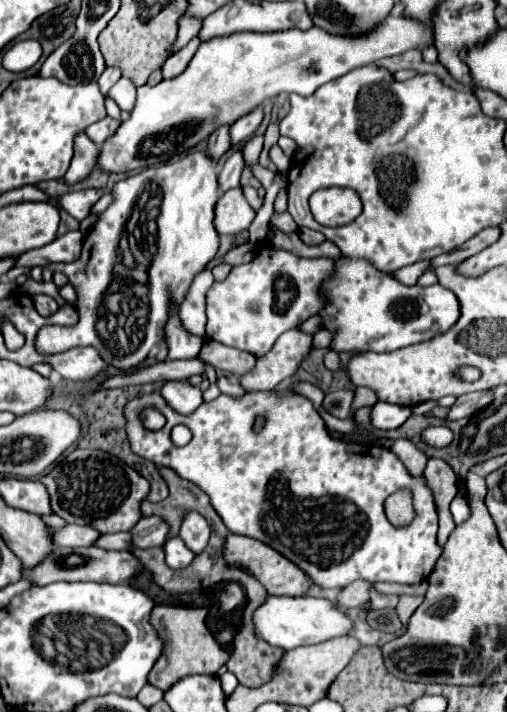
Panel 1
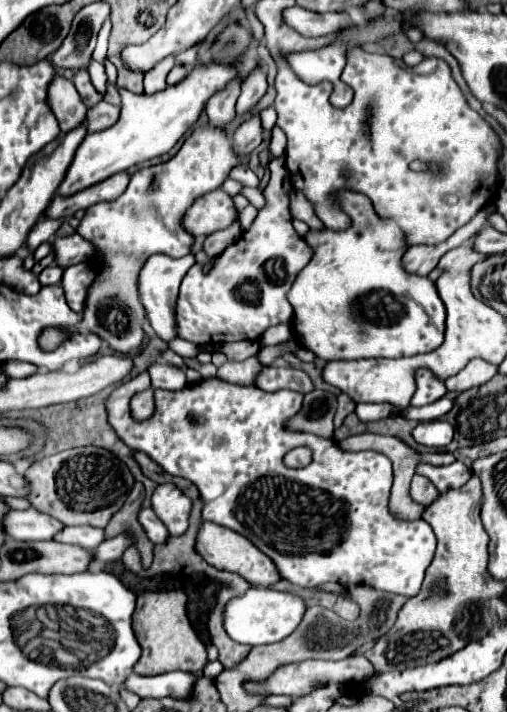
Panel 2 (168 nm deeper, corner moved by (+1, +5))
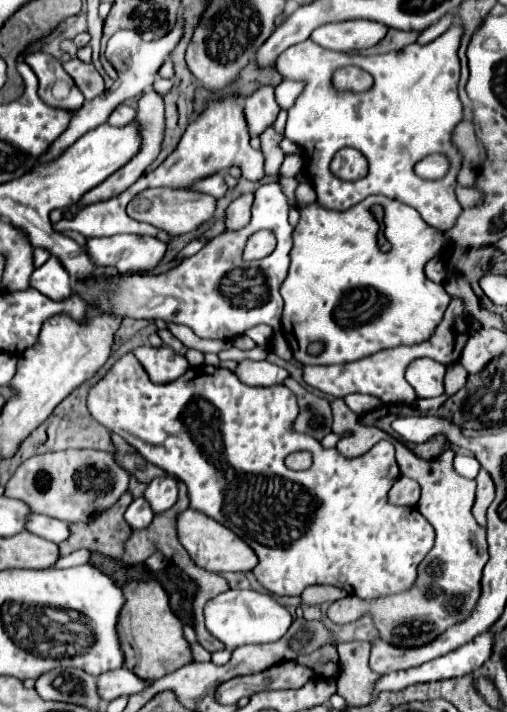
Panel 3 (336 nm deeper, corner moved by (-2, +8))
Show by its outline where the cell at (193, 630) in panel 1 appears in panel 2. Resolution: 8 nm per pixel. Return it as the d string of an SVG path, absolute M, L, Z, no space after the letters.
M143 591L137 595L137 607L133 613L133 631L141 645L141 657L133 671L137 675L161 675L169 671L203 671L207 663L207 651L197 633L193 631L185 615L187 597L183 591Z

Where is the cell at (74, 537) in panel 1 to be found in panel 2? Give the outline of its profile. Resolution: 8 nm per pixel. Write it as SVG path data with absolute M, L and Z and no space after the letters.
M9 509L3 515L3 531L7 537L17 539L17 541L47 541L53 539L53 535L61 529L63 525L57 523L51 515L25 509L25 511L15 511Z

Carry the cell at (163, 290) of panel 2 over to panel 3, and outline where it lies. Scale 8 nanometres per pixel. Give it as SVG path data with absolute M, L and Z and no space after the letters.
M118 234L112 238L88 238L86 252L96 266L114 266L118 272L150 272L164 260L166 244L152 236Z

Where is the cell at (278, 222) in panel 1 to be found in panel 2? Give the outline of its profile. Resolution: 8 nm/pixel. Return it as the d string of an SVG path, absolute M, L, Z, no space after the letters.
M244 187L241 190L241 194L244 195L249 202L256 207L258 210L265 205L265 199L263 197L262 191L257 188Z

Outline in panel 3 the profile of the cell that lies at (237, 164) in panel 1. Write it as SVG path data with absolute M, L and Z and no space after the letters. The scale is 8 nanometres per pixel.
M264 86L264 88L256 90L244 102L244 116L246 116L248 132L252 136L260 136L260 132L264 132L264 128L270 128L274 124L278 112L280 112L280 108L274 100L274 88Z

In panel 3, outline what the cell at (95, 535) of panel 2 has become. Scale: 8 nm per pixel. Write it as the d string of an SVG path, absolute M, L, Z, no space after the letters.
M30 514L28 516L28 524L26 524L28 532L38 534L50 542L64 542L70 536L70 524L50 518L50 516L42 516L42 514Z

